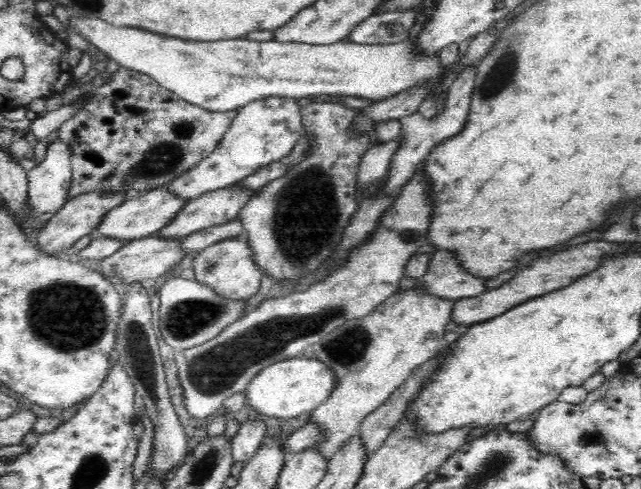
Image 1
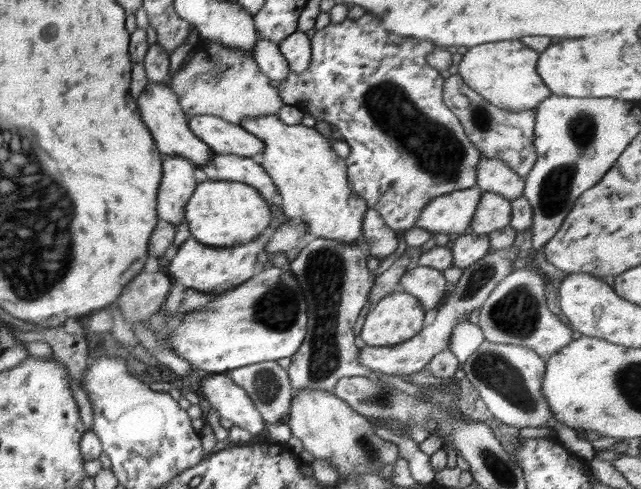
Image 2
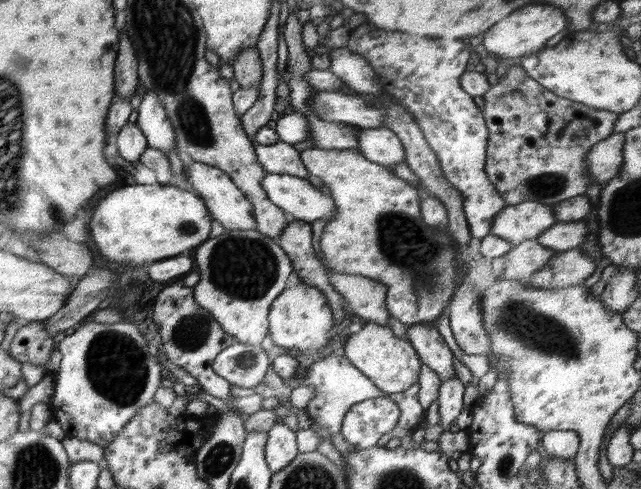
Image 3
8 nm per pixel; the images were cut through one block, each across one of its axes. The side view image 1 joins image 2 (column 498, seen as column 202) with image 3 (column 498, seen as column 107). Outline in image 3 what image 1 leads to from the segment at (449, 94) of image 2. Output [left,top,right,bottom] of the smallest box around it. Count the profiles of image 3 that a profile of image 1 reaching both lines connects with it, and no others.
[482,65,618,207]

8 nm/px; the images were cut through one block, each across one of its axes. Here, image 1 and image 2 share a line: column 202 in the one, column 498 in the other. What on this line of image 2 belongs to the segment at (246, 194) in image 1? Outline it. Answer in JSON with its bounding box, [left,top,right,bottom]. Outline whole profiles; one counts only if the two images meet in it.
[470,191,511,235]

